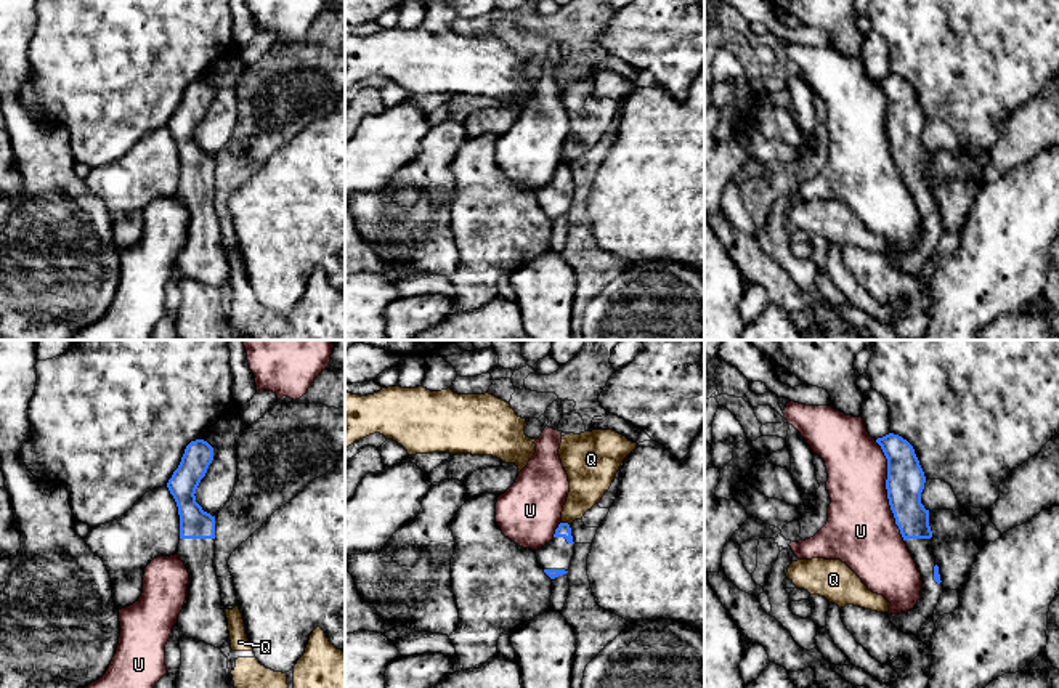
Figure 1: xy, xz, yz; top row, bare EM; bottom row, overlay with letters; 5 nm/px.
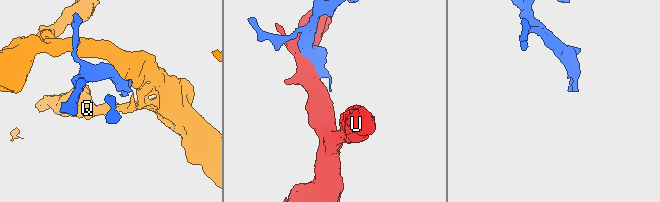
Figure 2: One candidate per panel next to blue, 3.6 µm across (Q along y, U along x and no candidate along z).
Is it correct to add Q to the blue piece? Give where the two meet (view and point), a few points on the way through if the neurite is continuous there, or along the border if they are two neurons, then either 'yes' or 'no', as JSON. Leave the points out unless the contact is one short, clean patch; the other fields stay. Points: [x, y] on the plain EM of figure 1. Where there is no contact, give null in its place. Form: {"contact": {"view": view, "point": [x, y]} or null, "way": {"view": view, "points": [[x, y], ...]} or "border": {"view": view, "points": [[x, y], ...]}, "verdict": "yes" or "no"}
{"contact": {"view": "xz", "point": [565, 164]}, "border": {"view": "xz", "points": [[562, 162], [568, 165]]}, "verdict": "no"}

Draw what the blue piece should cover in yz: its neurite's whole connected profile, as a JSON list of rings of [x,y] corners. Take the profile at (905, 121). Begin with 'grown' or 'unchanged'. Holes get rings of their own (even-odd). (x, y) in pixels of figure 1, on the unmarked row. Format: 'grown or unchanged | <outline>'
grown | [[[889,74],[878,79],[887,99],[887,140],[895,165],[921,213],[921,239],[913,250],[889,255],[891,263],[903,274],[916,276],[921,266],[934,255],[943,234],[943,226],[932,192],[932,172],[929,151],[921,144],[926,117],[913,87],[899,75]]]

